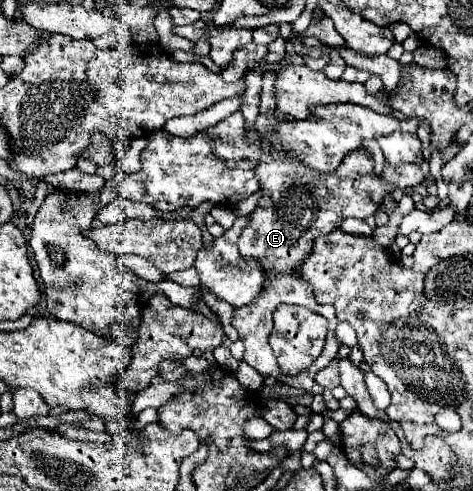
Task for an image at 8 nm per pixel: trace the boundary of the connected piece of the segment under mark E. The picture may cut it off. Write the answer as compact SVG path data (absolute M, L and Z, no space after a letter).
M359 147L357 153L349 153L333 173L313 173L313 169L305 169L303 165L297 165L297 161L261 161L261 165L257 167L257 177L261 181L263 197L259 199L255 211L249 215L249 223L243 227L237 247L241 257L255 259L261 263L263 271L267 273L267 281L257 301L233 311L233 327L239 331L239 339L245 345L243 359L253 369L257 369L263 377L275 375L285 383L293 383L293 387L311 389L311 385L315 383L313 377L317 375L317 371L327 367L339 351L339 341L335 337L335 327L339 321L331 319L327 345L323 353L315 359L315 363L297 377L285 377L277 373L281 369L277 365L273 349L267 343L269 333L273 329L273 317L271 317L273 311L281 303L303 305L317 311L313 287L299 273L301 263L311 255L313 241L319 235L327 235L335 231L343 223L343 211L345 211L345 219L347 217L365 219L375 213L375 205L377 209L381 207L383 197L387 193L395 189L403 191L407 187L423 183L423 173L417 163L407 163L399 167L391 167L389 163L385 163L383 171L377 175L371 153L365 147Z

